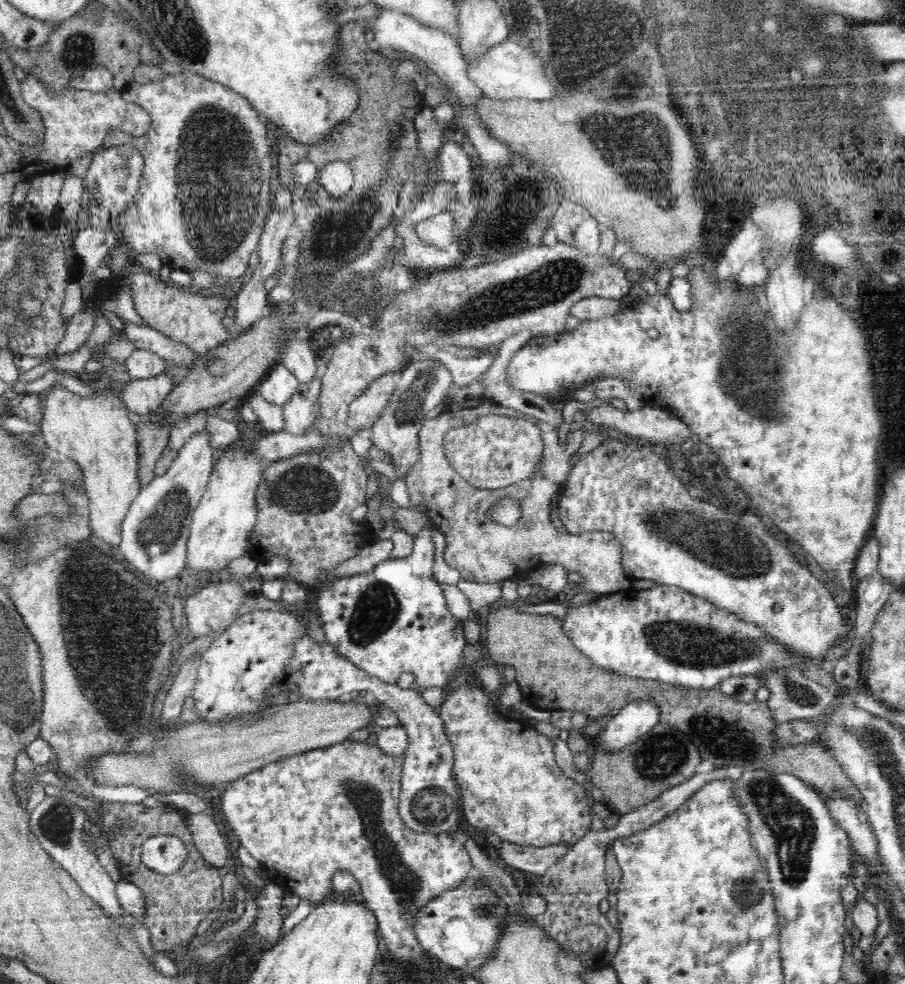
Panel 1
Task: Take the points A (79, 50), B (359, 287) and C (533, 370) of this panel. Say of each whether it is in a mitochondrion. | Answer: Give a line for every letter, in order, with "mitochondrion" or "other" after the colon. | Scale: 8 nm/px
A: mitochondrion
B: mitochondrion
C: other

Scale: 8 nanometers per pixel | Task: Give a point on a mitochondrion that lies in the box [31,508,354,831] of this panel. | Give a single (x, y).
(106, 689)

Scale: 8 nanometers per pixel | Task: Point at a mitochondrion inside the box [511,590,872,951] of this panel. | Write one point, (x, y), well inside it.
(793, 827)

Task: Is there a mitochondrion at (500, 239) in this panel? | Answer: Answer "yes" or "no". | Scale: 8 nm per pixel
no

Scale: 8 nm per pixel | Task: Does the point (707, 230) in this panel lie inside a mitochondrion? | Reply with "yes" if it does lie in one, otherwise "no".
no

